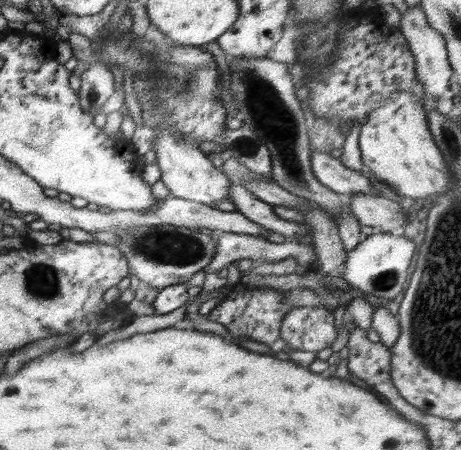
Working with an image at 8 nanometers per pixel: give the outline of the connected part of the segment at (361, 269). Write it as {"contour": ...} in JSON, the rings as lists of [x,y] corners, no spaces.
{"contour":[[[375,231],[361,240],[354,250],[347,251],[348,257],[344,263],[342,278],[350,286],[356,286],[364,293],[376,296],[382,302],[392,300],[404,288],[414,252],[416,252],[414,241],[408,240],[402,233]]]}

